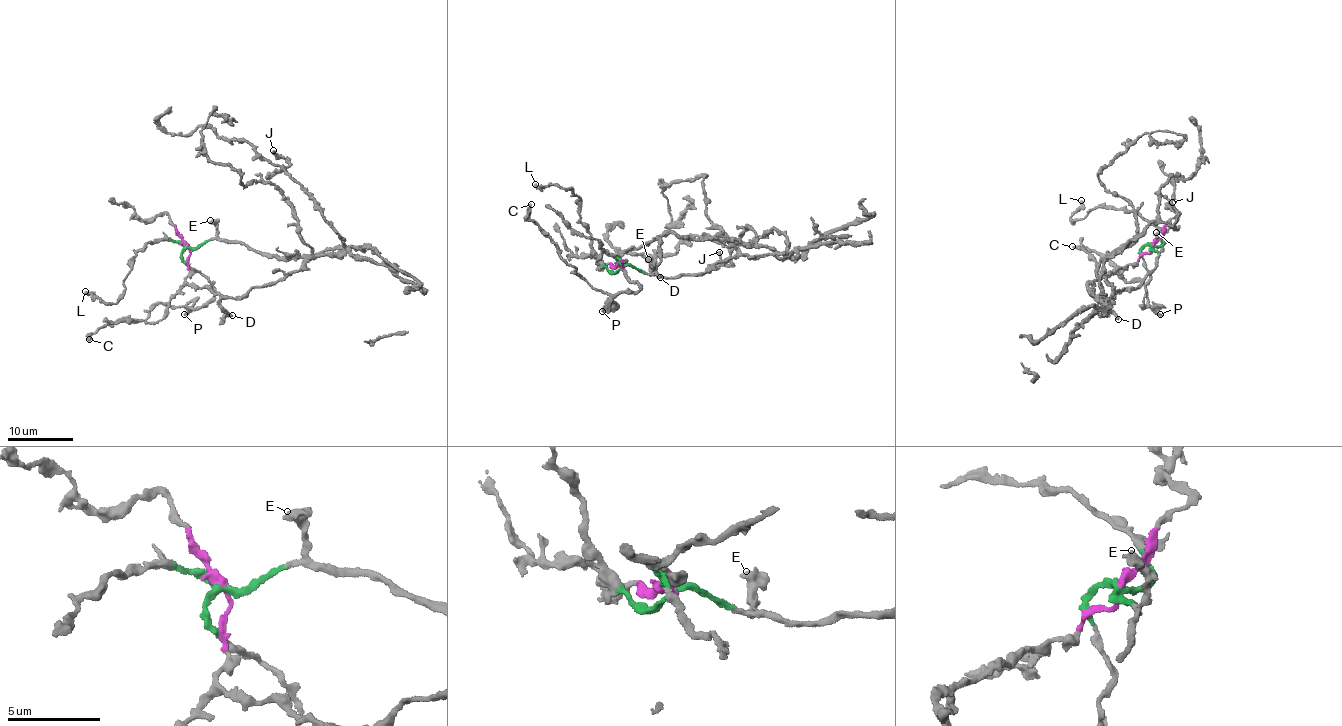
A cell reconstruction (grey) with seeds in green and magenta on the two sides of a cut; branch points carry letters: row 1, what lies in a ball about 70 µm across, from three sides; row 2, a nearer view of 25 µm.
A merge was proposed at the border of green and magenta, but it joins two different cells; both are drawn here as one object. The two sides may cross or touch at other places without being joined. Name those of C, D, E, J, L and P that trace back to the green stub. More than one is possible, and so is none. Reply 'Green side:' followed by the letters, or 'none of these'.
Green side: C, E, J, L, P

